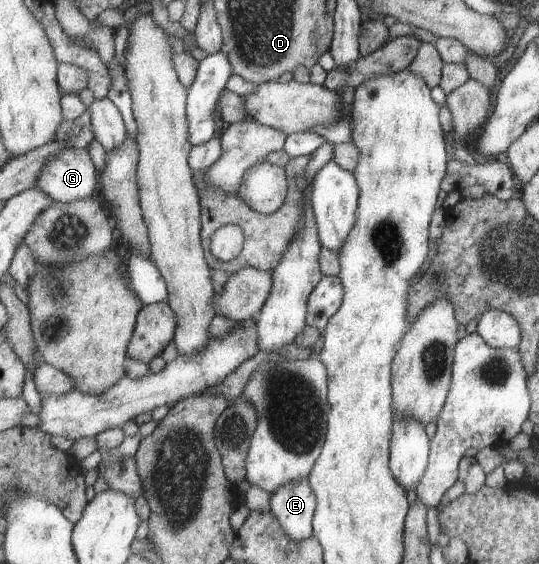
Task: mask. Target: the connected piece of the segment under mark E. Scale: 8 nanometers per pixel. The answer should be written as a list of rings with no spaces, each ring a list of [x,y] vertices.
[[[308,478],[285,484],[272,496],[271,512],[291,540],[303,542],[315,536],[313,520],[318,500]]]

